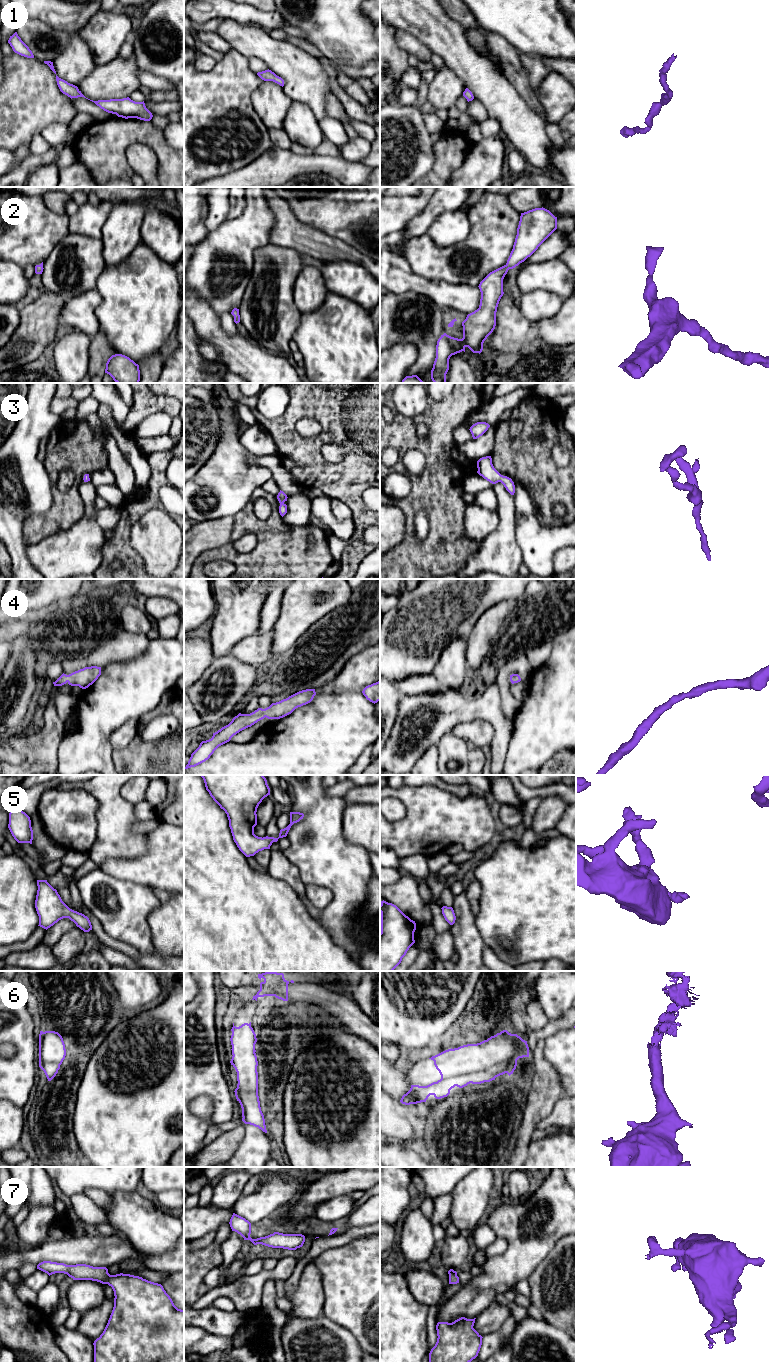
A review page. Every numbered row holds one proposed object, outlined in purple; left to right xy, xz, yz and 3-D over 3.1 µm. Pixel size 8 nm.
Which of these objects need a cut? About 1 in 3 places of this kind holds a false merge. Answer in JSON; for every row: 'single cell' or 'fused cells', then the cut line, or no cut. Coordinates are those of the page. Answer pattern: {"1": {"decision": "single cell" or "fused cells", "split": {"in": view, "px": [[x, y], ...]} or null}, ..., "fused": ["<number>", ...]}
{"1": {"decision": "single cell", "split": null}, "2": {"decision": "single cell", "split": null}, "3": {"decision": "single cell", "split": null}, "4": {"decision": "single cell", "split": null}, "5": {"decision": "single cell", "split": null}, "6": {"decision": "single cell", "split": null}, "7": {"decision": "single cell", "split": null}, "fused": []}

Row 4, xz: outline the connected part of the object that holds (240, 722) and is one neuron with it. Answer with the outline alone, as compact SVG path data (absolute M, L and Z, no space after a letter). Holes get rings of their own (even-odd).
M306 689L279 702L272 703L265 709L258 708L250 714L239 713L228 725L213 733L211 739L200 743L199 747L191 754L185 769L195 767L208 760L219 746L229 742L240 731L251 727L265 717L268 719L283 718L291 714L296 708L310 703L315 695L315 689Z

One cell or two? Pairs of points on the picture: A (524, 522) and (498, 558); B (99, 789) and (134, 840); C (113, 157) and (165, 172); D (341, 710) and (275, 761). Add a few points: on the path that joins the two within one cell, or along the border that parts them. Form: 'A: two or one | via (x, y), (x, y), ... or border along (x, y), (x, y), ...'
A: two | border along (515, 511), (515, 538), (521, 552), (521, 558)
B: one | via (110, 802), (114, 810), (115, 821), (121, 827)
C: one | via (130, 137), (153, 136), (161, 144), (164, 152)
D: one | via (325, 726), (291, 760)

